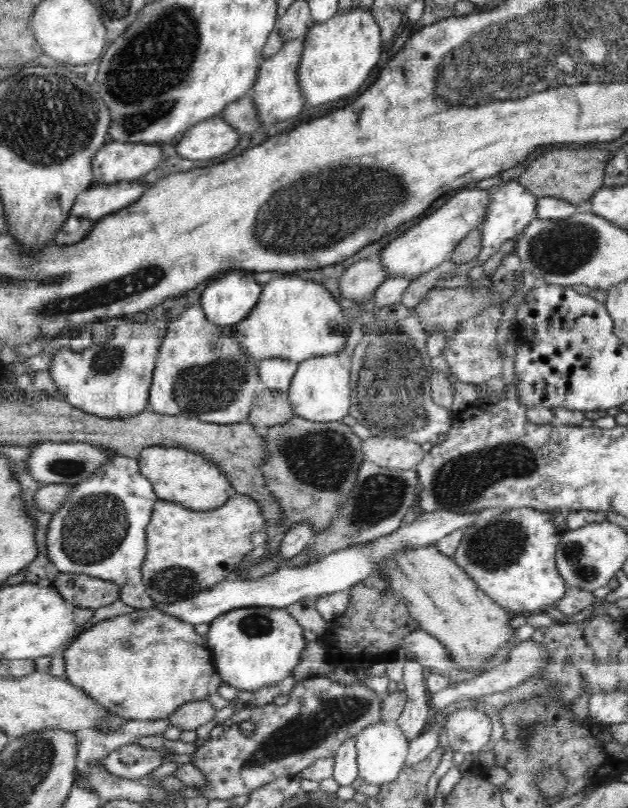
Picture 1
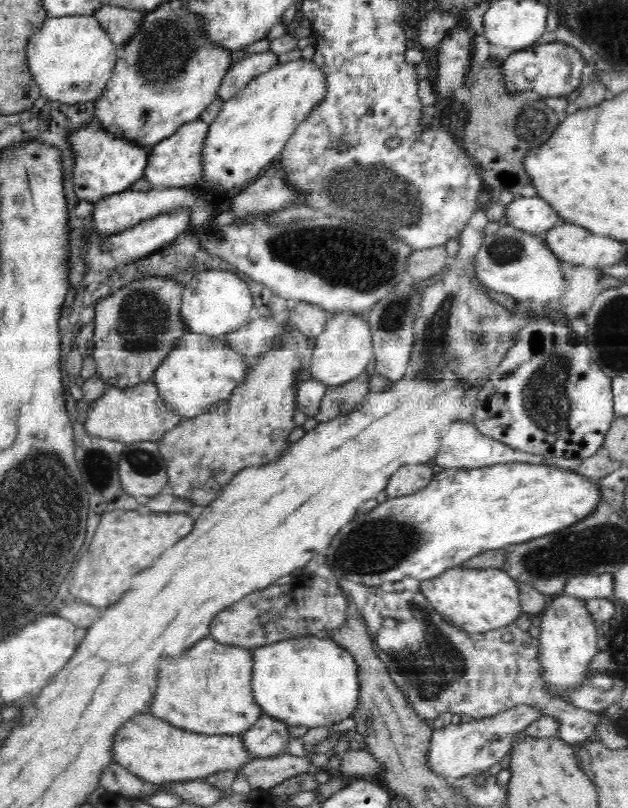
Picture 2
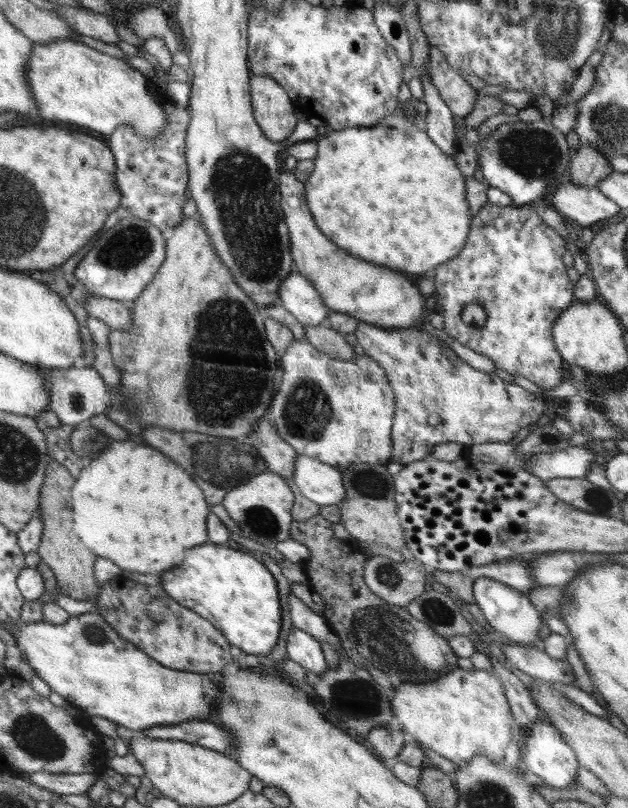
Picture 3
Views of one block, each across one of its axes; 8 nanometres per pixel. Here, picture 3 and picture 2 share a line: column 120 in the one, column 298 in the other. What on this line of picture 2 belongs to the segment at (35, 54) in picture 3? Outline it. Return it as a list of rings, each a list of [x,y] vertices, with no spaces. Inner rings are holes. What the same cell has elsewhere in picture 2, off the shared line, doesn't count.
[[[301,58],[289,61],[287,63],[278,63],[276,66],[270,68],[268,72],[264,72],[264,74],[260,74],[260,76],[253,78],[242,90],[240,90],[240,92],[237,92],[232,98],[229,98],[223,102],[218,116],[216,116],[216,118],[209,124],[207,144],[204,146],[203,154],[204,172],[202,180],[204,180],[204,182],[208,182],[208,186],[216,188],[218,193],[222,192],[222,194],[232,194],[233,190],[239,190],[240,188],[244,188],[244,186],[248,185],[249,183],[252,183],[270,166],[276,163],[280,153],[285,150],[288,140],[290,140],[292,135],[295,134],[296,127],[300,124],[300,122],[306,120],[306,118],[310,116],[311,112],[315,109],[315,106],[319,105],[323,101],[323,98],[326,97],[326,94],[326,74],[324,74],[314,62],[311,62],[310,60],[302,60]]]

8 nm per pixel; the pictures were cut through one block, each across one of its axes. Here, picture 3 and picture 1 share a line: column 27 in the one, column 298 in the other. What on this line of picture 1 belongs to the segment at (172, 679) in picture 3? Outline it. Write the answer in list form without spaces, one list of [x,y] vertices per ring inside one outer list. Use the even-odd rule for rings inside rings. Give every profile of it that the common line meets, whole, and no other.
[[[240,607],[218,616],[209,625],[206,638],[213,667],[224,684],[238,691],[257,691],[292,676],[307,646],[303,629],[285,608]]]

